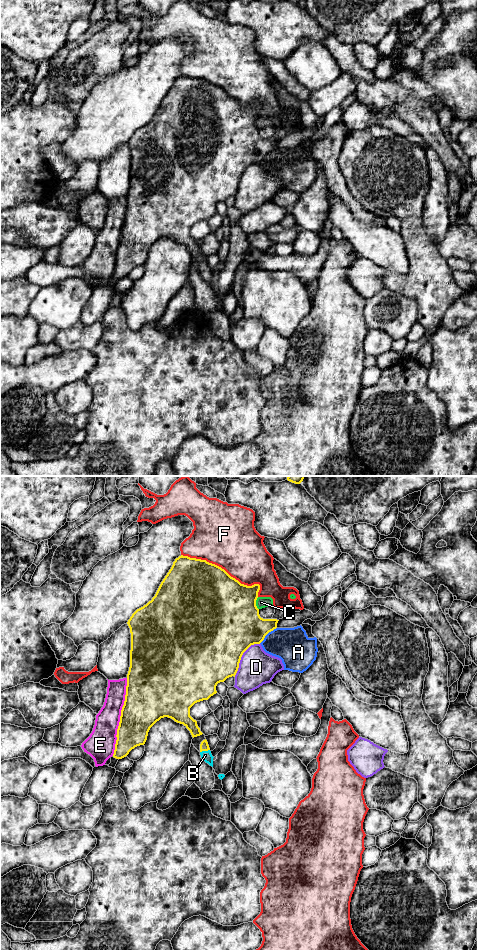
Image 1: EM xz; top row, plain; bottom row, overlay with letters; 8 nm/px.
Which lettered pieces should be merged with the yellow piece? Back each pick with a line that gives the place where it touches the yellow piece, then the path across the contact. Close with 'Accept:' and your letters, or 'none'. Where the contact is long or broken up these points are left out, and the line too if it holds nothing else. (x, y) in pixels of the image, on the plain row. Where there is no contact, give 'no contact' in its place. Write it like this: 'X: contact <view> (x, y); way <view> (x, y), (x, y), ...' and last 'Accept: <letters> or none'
B: contact xz (204, 270); way xz (204, 266), (204, 270), (205, 275)
Accept: B

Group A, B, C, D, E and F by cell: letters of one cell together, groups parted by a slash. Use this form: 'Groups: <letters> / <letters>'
Groups: A / B / C / D / E / F

